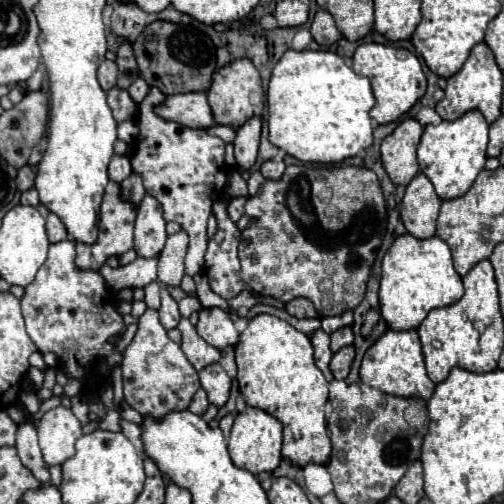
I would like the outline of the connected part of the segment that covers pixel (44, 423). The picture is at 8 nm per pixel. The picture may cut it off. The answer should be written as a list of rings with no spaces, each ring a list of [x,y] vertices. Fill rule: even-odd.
[[[65,406],[45,412],[37,424],[37,432],[43,458],[49,466],[63,464],[67,458],[71,458],[75,454],[77,438],[83,436],[81,422]]]

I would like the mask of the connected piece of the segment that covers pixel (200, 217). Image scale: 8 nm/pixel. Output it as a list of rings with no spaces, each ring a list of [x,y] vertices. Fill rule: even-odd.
[[[153,86],[145,100],[139,104],[139,136],[131,166],[133,172],[141,176],[147,194],[159,202],[165,222],[177,222],[189,234],[185,272],[189,276],[195,276],[203,268],[203,256],[207,250],[207,218],[213,208],[213,198],[217,200],[225,192],[223,186],[229,174],[223,160],[225,142],[217,136],[207,134],[205,130],[193,130],[157,116],[153,108],[163,100],[165,94]]]

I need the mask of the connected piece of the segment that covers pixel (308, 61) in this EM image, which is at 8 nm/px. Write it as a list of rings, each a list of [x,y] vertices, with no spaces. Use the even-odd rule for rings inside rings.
[[[287,50],[267,86],[269,142],[301,162],[335,164],[373,144],[369,110],[375,98],[369,78],[355,74],[335,52]]]

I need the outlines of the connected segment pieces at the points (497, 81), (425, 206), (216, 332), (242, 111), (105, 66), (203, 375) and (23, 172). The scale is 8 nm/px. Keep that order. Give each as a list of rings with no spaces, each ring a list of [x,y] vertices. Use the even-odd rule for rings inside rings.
[[[479,42],[471,50],[471,54],[469,54],[467,62],[463,64],[463,68],[447,80],[445,98],[441,102],[437,102],[435,110],[443,120],[457,120],[467,110],[481,110],[485,120],[491,124],[501,114],[501,82],[503,82],[501,80],[501,70],[495,62],[495,56],[493,56],[491,48],[485,42]]]
[[[417,174],[401,200],[401,220],[409,234],[415,238],[435,236],[435,222],[439,216],[441,198],[435,194],[431,180],[425,174]]]
[[[221,308],[201,310],[199,322],[197,322],[197,332],[207,344],[211,344],[217,350],[235,346],[239,342],[239,332],[235,330],[233,320]]]
[[[237,58],[231,64],[217,70],[207,96],[211,100],[211,110],[215,112],[215,120],[219,120],[219,124],[231,126],[231,128],[239,128],[251,116],[261,116],[261,110],[265,104],[261,76],[249,58]]]
[[[105,60],[97,70],[97,78],[99,78],[99,84],[105,92],[111,90],[117,84],[117,64],[111,60]]]
[[[213,362],[213,364],[205,366],[203,370],[199,370],[199,380],[209,396],[209,402],[221,408],[227,402],[229,388],[231,388],[231,378],[221,368],[221,364]]]
[[[25,164],[21,170],[19,170],[19,176],[17,176],[17,190],[19,192],[25,192],[29,188],[33,188],[35,184],[35,172],[29,164]]]

